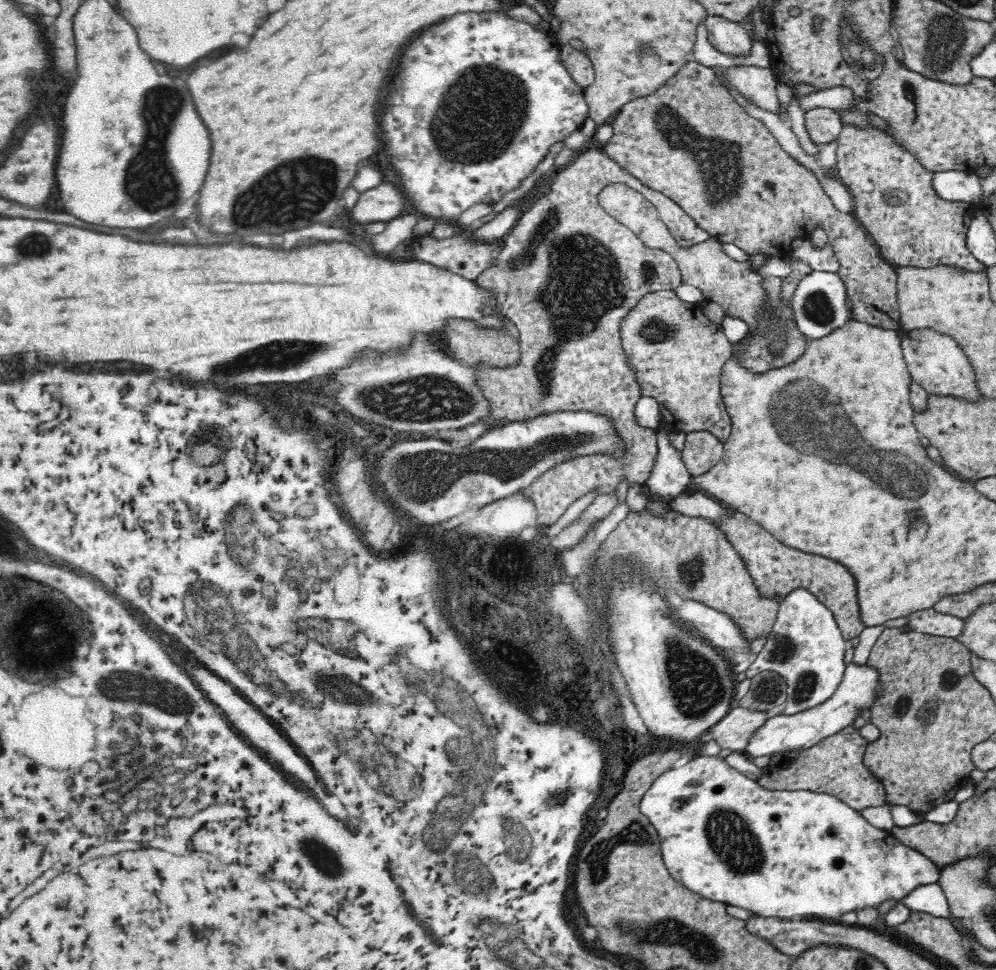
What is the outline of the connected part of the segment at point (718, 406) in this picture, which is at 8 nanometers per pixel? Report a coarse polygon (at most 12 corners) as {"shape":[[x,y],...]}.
{"shape":[[654,292],[624,347],[659,434],[733,430],[733,351],[702,304]]}

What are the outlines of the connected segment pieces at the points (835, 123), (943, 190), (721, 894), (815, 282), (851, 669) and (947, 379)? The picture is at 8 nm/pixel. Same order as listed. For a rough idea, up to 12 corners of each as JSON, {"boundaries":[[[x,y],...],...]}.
{"boundaries":[[[816,107],[806,130],[820,147],[839,136],[842,115]],[[936,172],[936,191],[948,200],[975,202],[979,177]],[[714,756],[642,814],[690,891],[840,918],[939,867],[834,796]],[[812,269],[796,284],[790,318],[809,341],[852,320],[837,273]],[[853,662],[830,700],[770,718],[754,759],[800,754],[852,728],[880,698],[880,671]],[[913,330],[900,347],[928,395],[968,397],[972,369],[950,336]]]}

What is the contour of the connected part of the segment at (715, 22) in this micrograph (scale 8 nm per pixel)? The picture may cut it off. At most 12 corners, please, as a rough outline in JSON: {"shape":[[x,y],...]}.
{"shape":[[724,17],[705,20],[720,52],[744,55],[752,41],[743,26]]}

